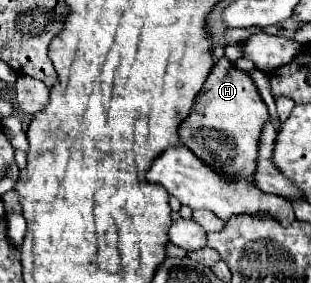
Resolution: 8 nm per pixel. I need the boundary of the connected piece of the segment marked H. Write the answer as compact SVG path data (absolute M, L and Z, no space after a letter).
M222 57L212 67L204 89L196 97L192 113L180 125L178 135L180 141L214 171L226 177L244 177L254 181L258 139L266 121L268 109L250 73L236 69L228 57Z

